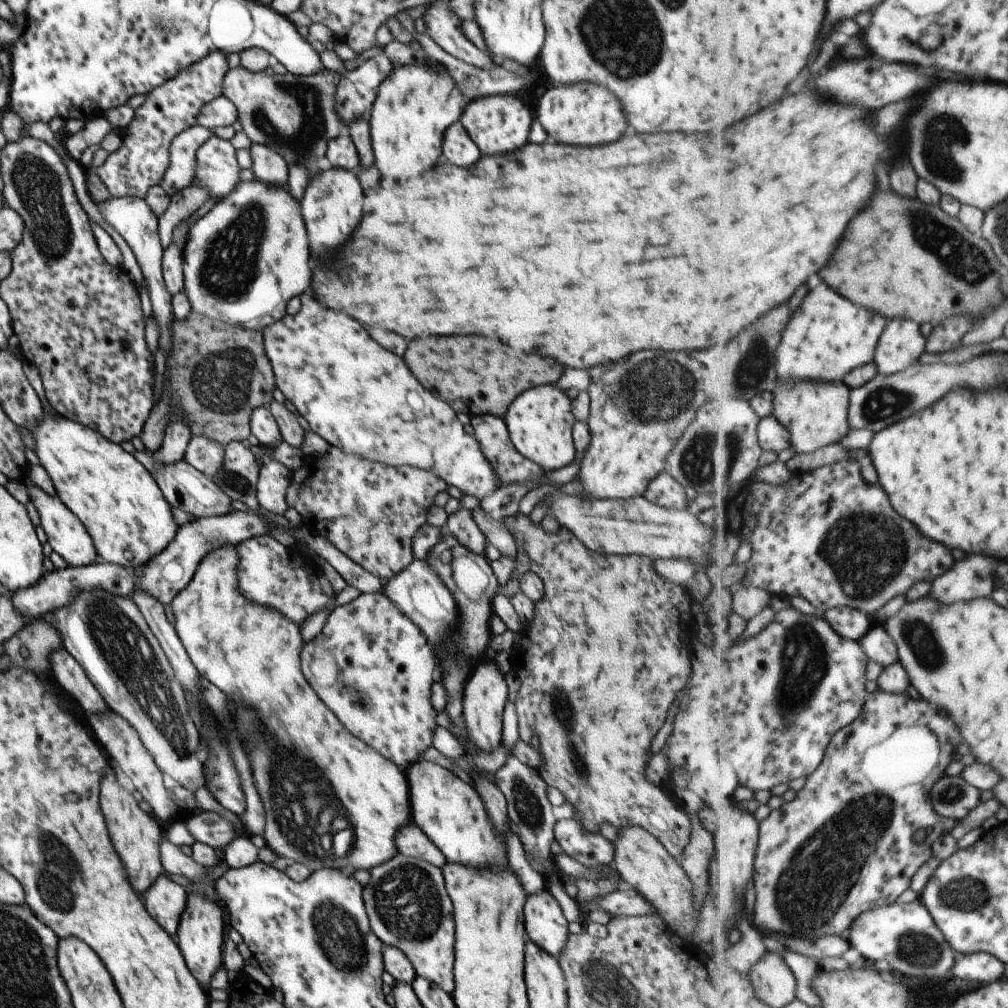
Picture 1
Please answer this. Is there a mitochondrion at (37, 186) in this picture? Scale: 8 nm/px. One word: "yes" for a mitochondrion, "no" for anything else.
yes

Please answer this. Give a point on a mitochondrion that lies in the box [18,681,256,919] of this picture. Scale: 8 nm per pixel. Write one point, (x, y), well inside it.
(60, 872)

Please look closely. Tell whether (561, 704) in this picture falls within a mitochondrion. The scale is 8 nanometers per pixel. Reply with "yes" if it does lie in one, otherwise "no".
yes

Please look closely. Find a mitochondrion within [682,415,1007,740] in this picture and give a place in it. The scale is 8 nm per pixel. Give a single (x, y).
(864, 548)

